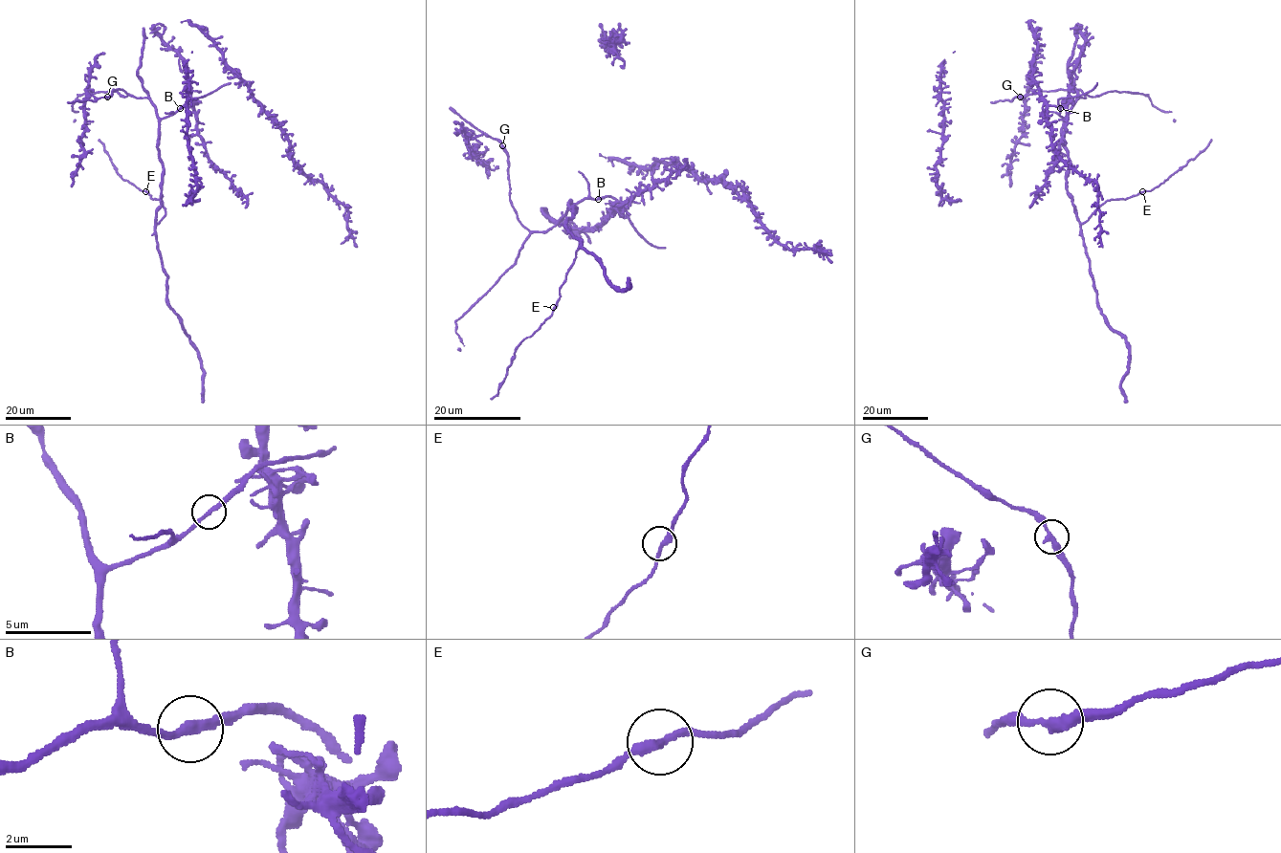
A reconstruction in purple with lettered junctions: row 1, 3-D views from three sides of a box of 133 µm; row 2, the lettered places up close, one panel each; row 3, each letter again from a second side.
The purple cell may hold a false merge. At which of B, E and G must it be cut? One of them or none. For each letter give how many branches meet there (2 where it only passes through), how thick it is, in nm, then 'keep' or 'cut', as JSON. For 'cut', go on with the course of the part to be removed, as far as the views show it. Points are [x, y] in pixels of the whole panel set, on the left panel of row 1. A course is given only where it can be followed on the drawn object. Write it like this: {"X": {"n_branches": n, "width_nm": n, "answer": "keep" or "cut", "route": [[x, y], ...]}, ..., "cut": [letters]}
{"B": {"n_branches": 2, "width_nm": 260, "answer": "keep"}, "E": {"n_branches": 2, "width_nm": 280, "answer": "keep"}, "G": {"n_branches": 2, "width_nm": 280, "answer": "keep"}, "cut": []}

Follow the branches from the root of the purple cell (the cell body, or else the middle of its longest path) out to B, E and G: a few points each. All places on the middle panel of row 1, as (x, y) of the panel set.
B: (621, 205), (610, 196), (598, 198)
E: (621, 205), (610, 196), (568, 204), (575, 209), (566, 225), (580, 245), (553, 307)
G: (621, 205), (610, 196), (584, 198), (572, 203), (551, 228), (529, 231), (510, 198), (508, 157), (503, 146)

